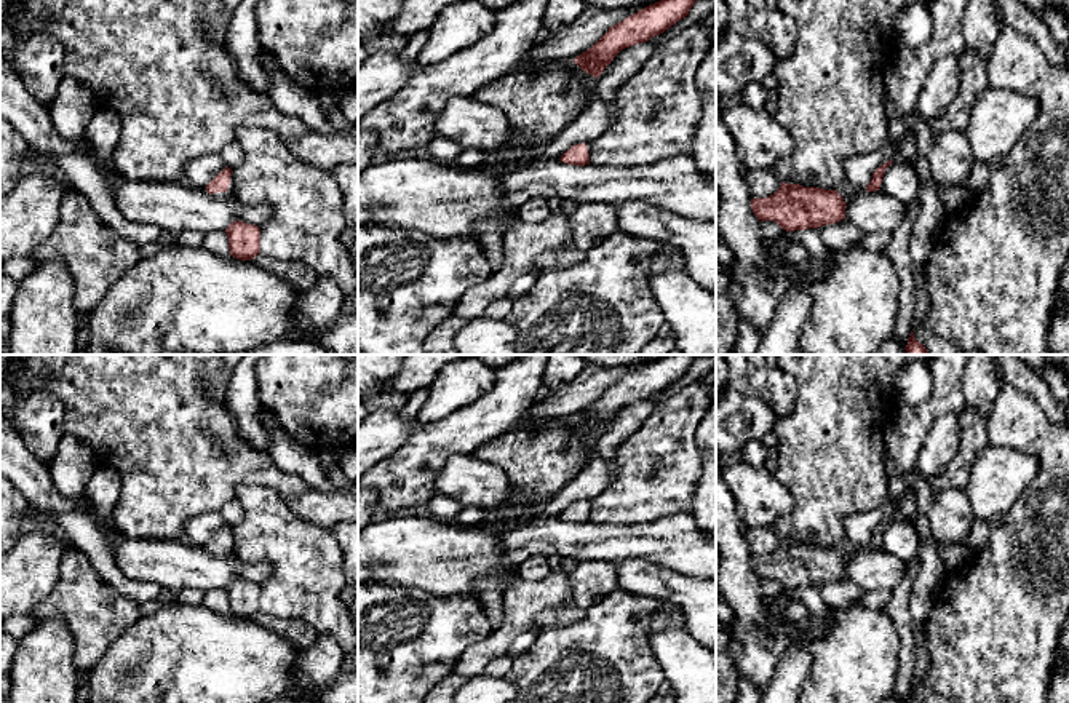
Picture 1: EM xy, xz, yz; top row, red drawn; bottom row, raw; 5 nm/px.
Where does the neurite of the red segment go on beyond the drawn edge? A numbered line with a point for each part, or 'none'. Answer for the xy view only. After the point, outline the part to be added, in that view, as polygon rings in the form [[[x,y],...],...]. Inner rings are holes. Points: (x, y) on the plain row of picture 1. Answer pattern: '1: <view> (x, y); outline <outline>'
1: xy (229, 552); outline [[[230,534],[229,548],[227,548],[225,551],[224,551],[224,550],[211,551],[211,554],[213,554],[213,556],[219,556],[219,558],[236,556],[235,551],[233,551],[233,545],[235,545],[235,540],[233,540],[233,535]]]

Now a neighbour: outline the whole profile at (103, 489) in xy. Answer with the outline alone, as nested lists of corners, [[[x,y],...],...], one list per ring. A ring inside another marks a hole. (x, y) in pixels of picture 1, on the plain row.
[[[101,463],[85,487],[86,498],[99,510],[102,524],[113,524],[113,508],[120,494],[120,475],[115,468]]]

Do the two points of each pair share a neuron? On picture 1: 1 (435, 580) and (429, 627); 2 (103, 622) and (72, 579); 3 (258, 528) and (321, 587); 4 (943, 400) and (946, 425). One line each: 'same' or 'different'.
1: different
2: same
3: same
4: different

